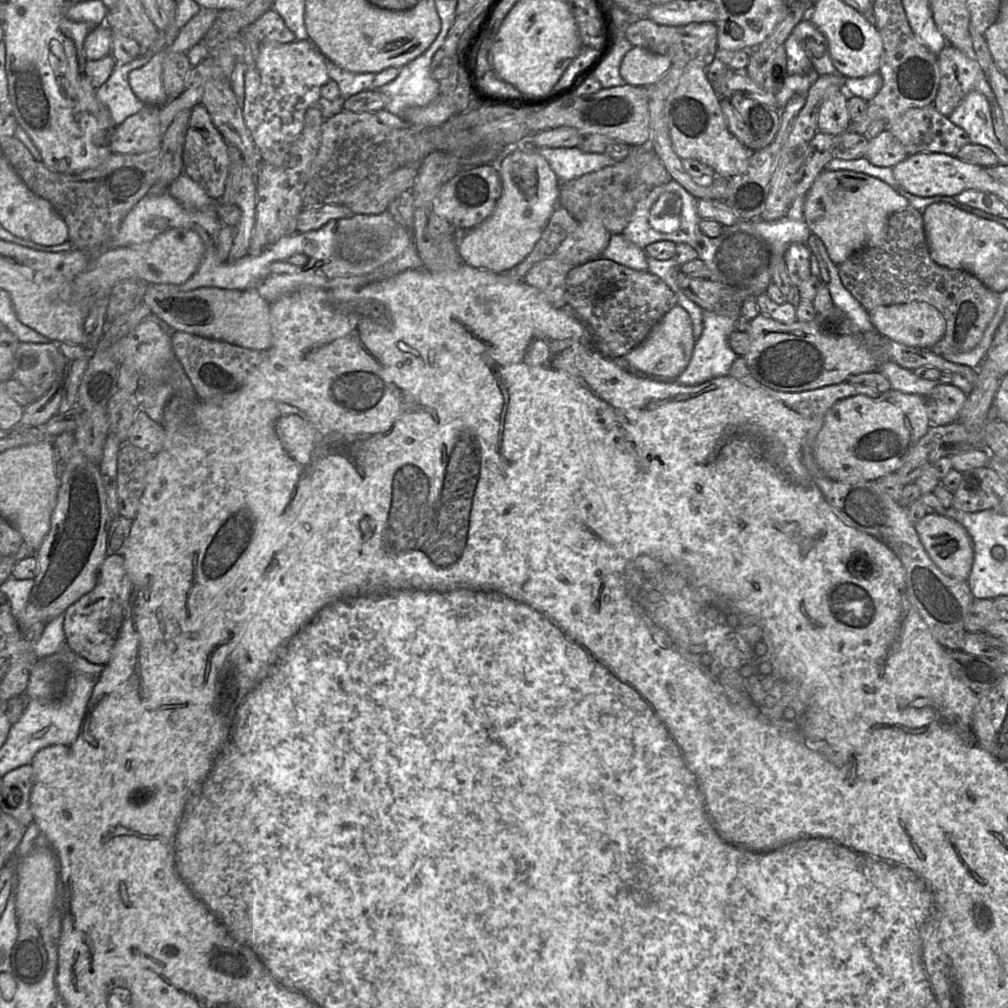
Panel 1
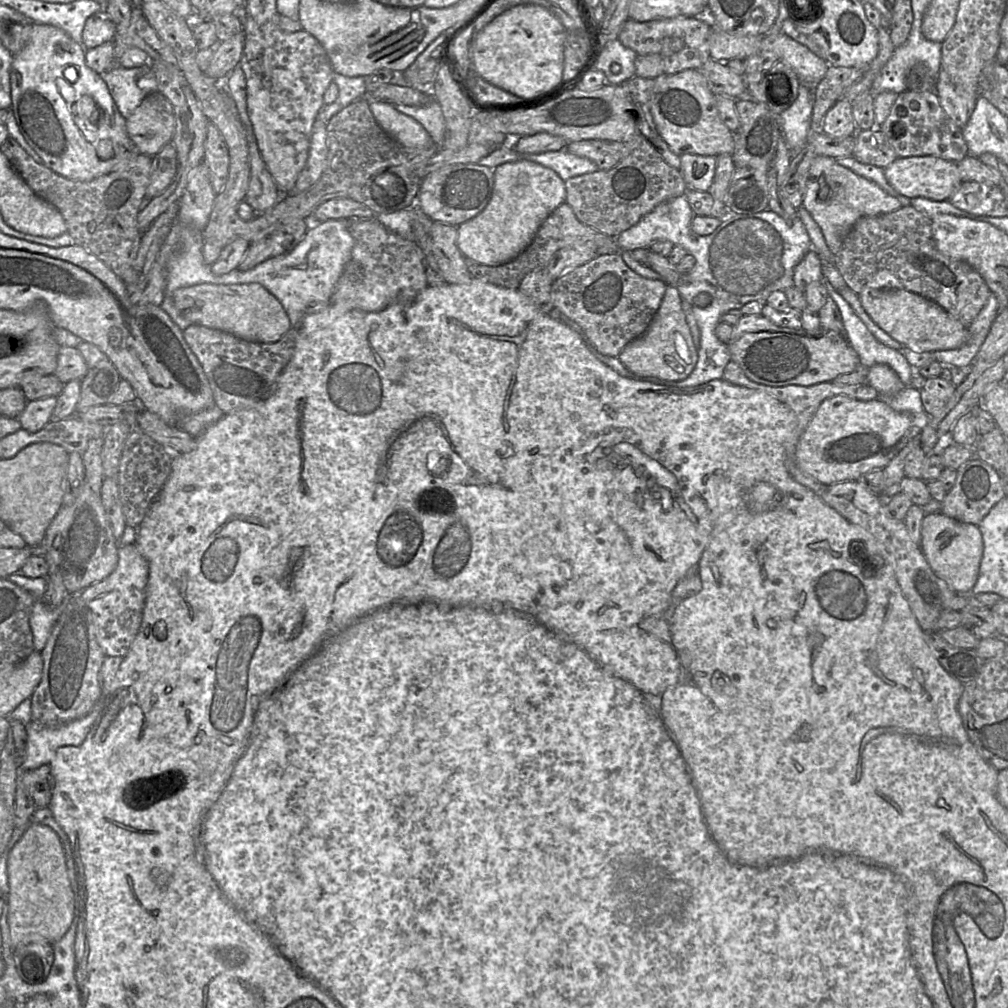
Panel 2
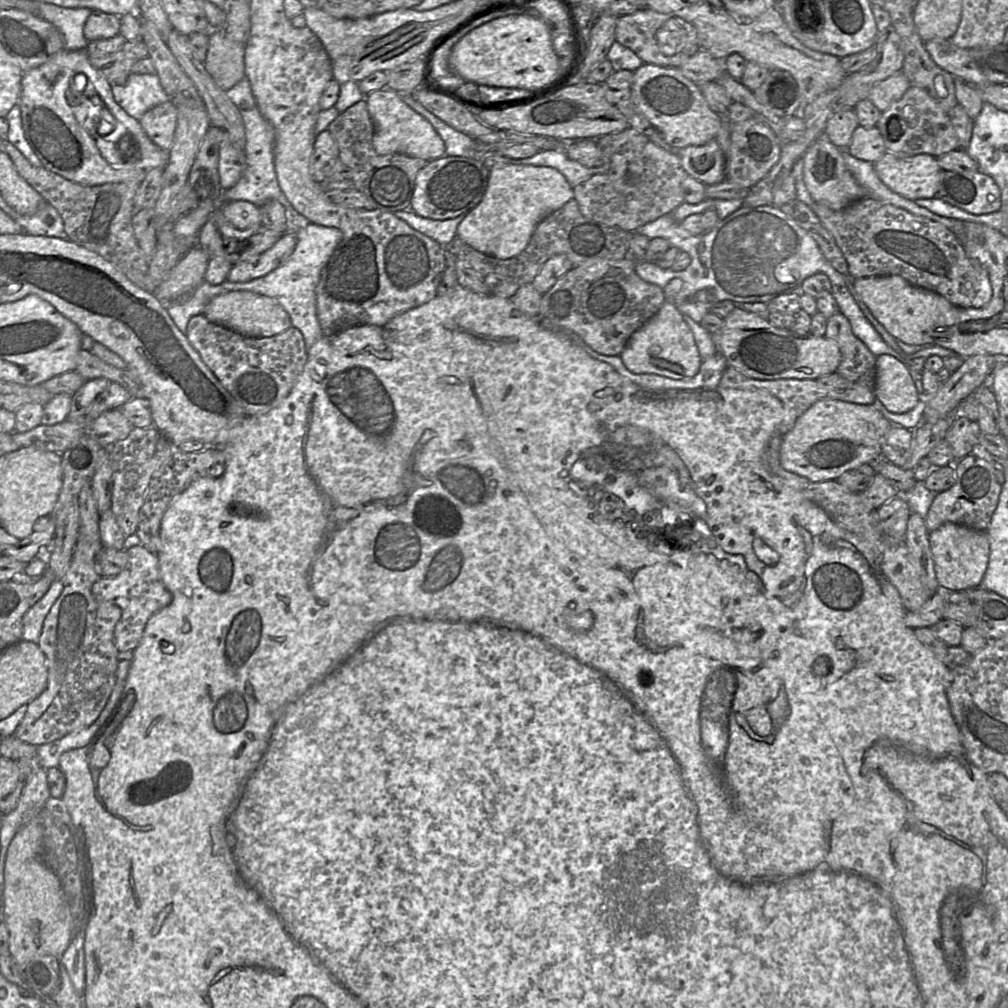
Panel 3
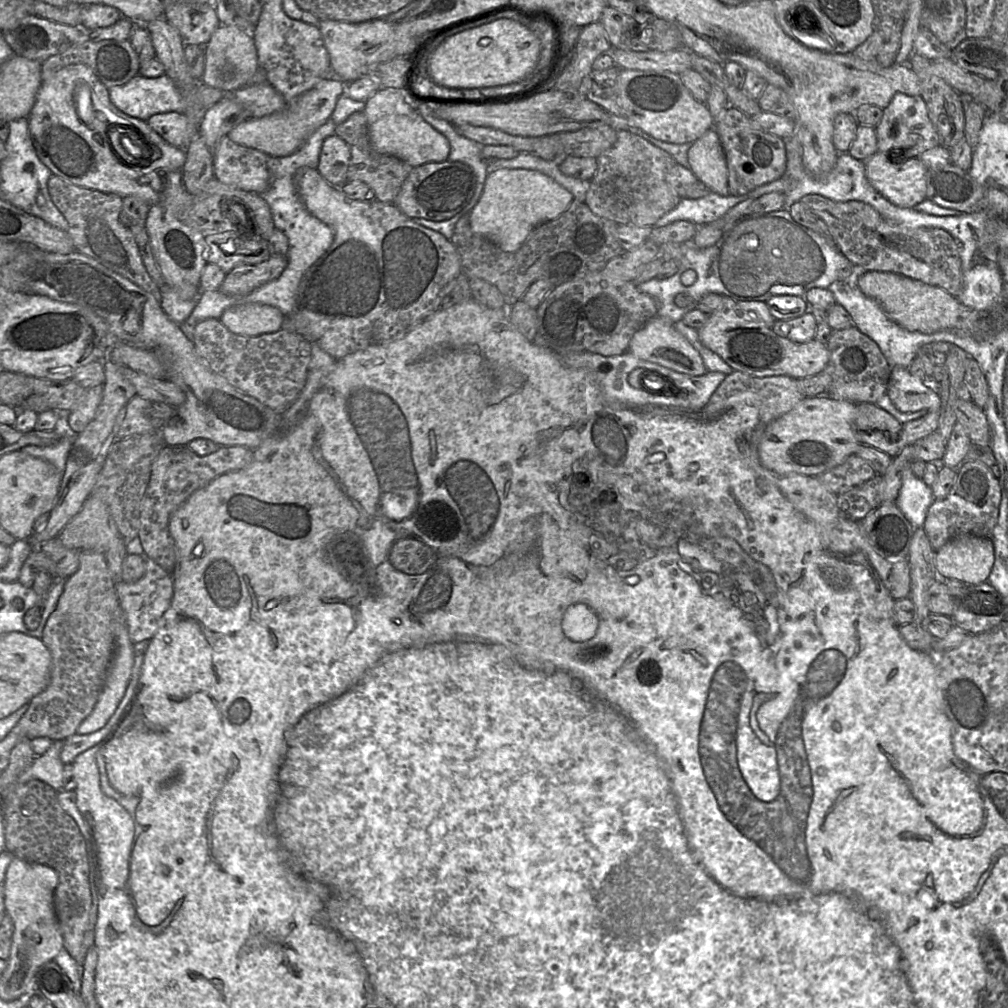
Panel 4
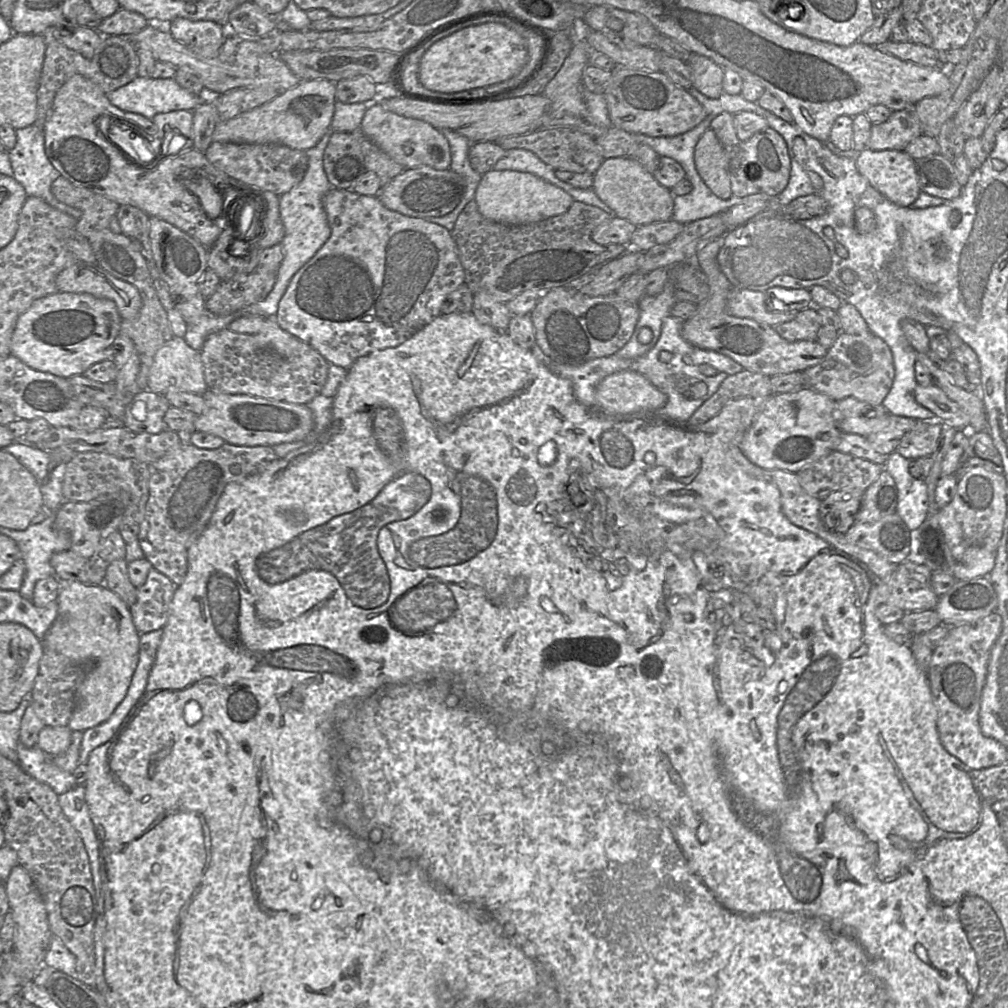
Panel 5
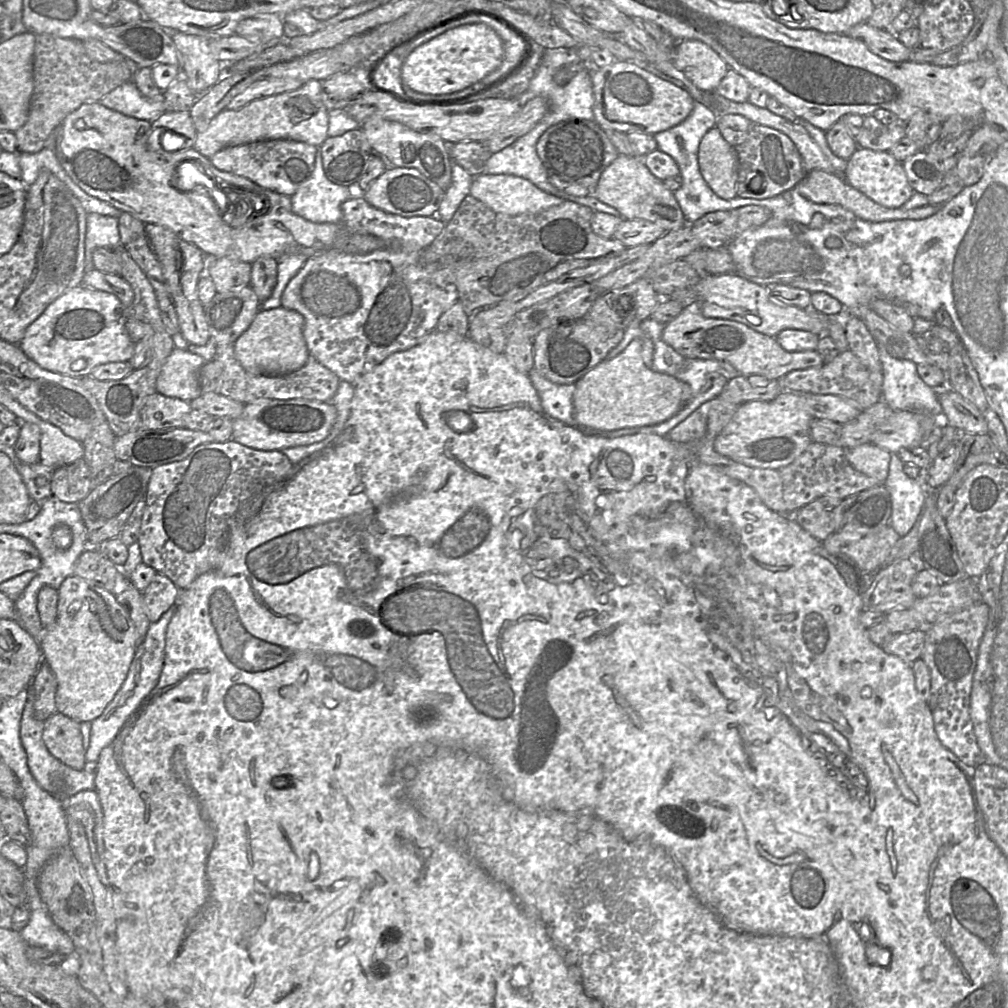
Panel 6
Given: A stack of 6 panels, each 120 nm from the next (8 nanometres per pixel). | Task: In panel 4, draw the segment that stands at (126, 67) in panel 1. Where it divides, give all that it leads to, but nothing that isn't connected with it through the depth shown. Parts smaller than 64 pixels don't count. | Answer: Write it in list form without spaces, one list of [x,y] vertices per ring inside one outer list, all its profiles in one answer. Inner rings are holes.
[[[167,75],[156,78],[134,76],[126,84],[109,89],[112,104],[128,116],[147,121],[152,115],[185,112],[185,100]]]

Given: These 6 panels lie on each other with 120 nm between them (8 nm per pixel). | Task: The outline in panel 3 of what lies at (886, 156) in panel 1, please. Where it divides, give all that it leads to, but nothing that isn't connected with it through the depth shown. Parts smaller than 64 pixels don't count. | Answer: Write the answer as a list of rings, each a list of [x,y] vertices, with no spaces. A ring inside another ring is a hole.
[[[860,125],[854,130],[847,151],[855,158],[873,164],[888,152],[876,126],[863,127]]]

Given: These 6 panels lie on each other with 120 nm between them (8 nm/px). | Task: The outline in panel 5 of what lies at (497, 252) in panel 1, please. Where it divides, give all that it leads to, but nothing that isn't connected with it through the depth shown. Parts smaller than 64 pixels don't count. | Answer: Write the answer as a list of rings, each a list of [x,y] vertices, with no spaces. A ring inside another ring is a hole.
[[[490,170],[483,174],[474,200],[485,218],[507,225],[529,224],[563,214],[574,202],[567,192],[538,176],[512,170]]]

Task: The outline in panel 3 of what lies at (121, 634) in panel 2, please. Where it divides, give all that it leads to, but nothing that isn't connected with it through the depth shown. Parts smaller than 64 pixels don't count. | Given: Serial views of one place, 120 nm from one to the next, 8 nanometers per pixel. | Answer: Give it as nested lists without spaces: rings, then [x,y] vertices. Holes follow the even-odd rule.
[[[143,545],[132,546],[125,551],[128,554],[126,568],[114,577],[100,578],[92,586],[95,598],[111,602],[121,609],[121,618],[114,629],[114,642],[119,652],[134,650],[142,639],[149,618],[172,600],[160,578],[157,555]]]

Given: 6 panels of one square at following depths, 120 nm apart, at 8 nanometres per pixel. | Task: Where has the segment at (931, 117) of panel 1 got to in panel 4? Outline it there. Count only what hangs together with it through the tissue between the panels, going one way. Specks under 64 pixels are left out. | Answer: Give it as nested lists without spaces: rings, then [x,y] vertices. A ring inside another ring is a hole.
[[[896,93],[889,105],[883,109],[882,118],[875,126],[875,130],[878,151],[889,152],[893,162],[903,162],[913,157],[919,158],[922,153],[940,144],[938,132],[929,117],[926,103],[920,95]]]

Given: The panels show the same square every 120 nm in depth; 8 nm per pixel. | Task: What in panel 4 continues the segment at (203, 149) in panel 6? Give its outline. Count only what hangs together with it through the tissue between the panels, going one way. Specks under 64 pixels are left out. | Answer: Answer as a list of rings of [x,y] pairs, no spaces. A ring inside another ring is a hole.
[[[335,77],[323,79],[308,91],[286,102],[281,111],[261,118],[249,118],[235,126],[226,136],[237,144],[257,149],[268,156],[288,156],[331,118],[338,98],[345,92],[345,85]]]

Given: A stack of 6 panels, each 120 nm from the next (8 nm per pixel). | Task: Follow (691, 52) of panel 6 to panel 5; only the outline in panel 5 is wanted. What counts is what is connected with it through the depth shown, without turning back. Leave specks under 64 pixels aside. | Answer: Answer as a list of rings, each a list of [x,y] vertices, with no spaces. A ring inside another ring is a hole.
[[[692,53],[688,62],[691,69],[692,84],[708,98],[718,98],[723,91],[724,70],[710,58]]]

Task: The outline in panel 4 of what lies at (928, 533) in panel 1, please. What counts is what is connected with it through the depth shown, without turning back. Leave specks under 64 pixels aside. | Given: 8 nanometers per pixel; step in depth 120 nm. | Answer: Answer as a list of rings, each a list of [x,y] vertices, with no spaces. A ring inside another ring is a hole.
[[[960,534],[936,552],[935,567],[937,574],[945,579],[976,585],[987,581],[994,561],[990,538]]]

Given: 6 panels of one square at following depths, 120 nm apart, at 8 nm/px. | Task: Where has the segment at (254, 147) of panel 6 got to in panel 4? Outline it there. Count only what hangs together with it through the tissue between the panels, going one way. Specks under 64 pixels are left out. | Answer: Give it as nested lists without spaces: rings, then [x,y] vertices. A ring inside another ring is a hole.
[[[224,136],[213,151],[214,177],[237,189],[262,194],[270,184],[268,157]]]

